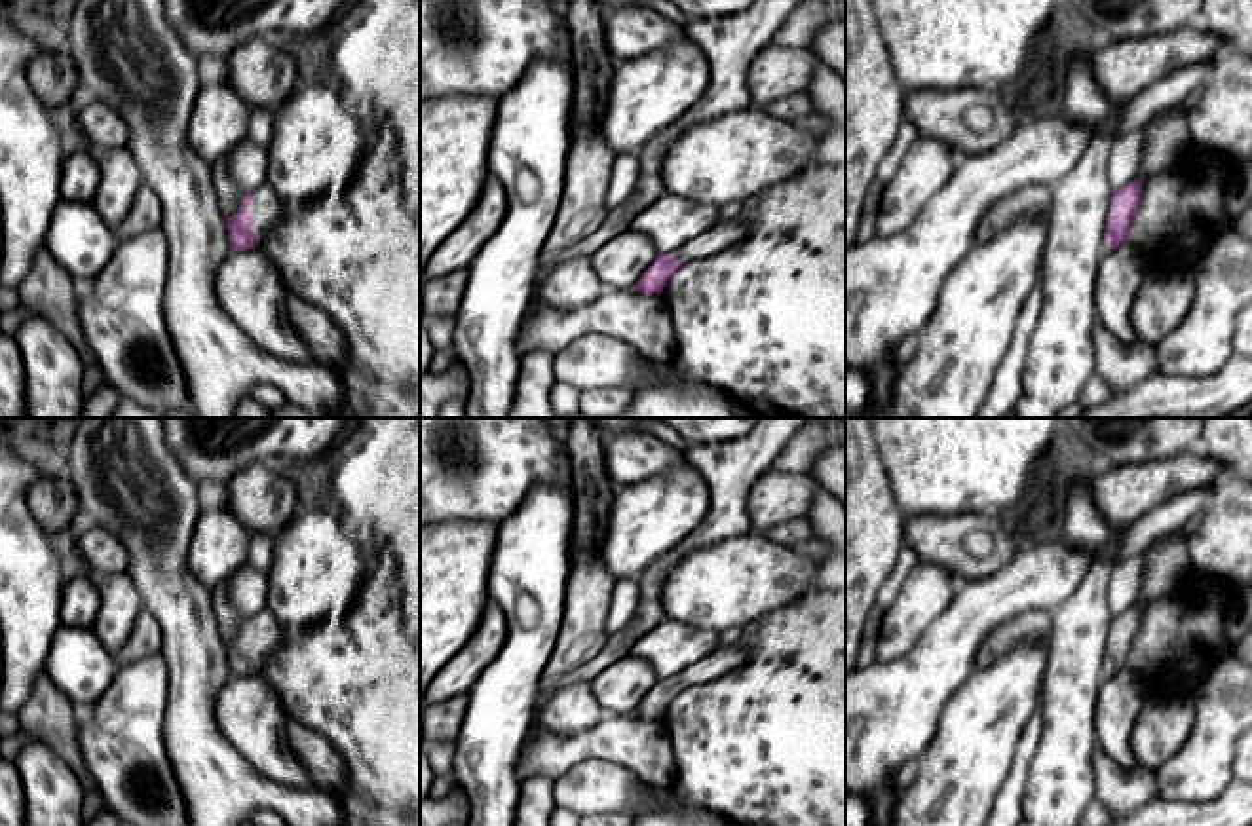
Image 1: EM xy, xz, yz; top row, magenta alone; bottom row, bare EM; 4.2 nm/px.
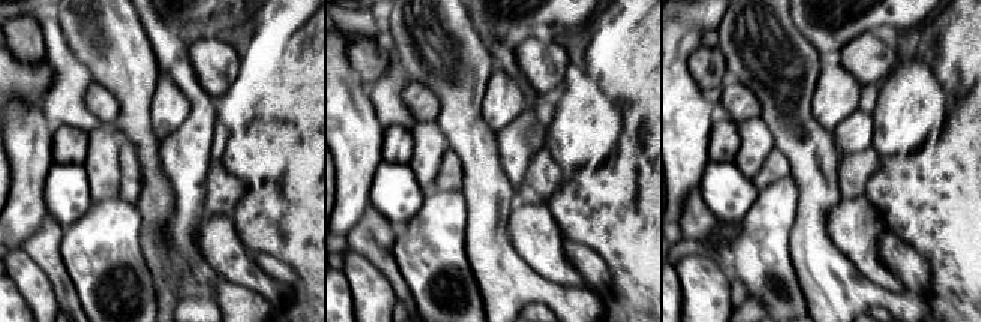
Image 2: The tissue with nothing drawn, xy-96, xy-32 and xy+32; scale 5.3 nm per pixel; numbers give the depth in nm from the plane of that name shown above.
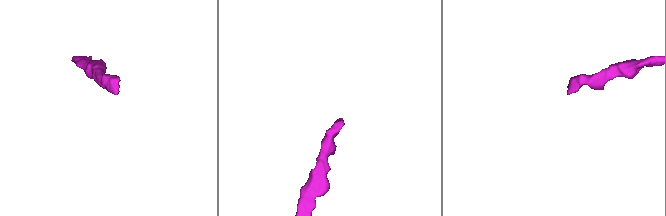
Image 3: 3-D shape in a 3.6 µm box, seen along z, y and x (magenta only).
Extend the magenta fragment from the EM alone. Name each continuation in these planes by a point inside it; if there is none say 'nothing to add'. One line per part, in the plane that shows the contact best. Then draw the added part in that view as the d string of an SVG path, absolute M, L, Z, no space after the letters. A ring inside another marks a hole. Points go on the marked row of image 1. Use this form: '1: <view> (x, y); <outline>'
1: xy (266, 209); M268 182L251 188L251 197L249 216L253 218L253 249L260 249L264 235L283 220L285 201Z

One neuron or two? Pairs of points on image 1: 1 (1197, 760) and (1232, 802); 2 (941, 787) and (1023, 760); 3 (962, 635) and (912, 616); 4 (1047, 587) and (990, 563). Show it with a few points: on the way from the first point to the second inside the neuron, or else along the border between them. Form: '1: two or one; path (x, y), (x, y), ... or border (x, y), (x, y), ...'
1: two; border (1232, 781), (1220, 794), (1209, 800), (1180, 802)
2: two; border (1028, 722), (994, 806)
3: two; border (956, 583), (952, 602), (903, 656)
4: two; border (1023, 547), (990, 574), (960, 581)

